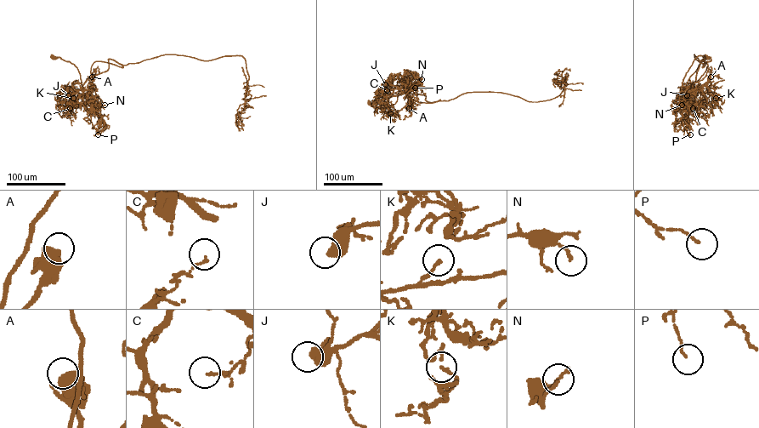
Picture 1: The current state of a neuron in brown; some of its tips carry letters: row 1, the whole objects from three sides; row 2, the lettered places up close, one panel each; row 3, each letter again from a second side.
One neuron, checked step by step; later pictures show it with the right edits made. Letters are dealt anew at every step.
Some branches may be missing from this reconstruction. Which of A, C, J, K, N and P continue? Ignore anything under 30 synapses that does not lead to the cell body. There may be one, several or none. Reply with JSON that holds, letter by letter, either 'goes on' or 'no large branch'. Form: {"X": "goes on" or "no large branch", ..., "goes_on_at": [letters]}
{"A": "goes on", "C": "no large branch", "J": "no large branch", "K": "no large branch", "N": "no large branch", "P": "no large branch", "goes_on_at": ["A"]}

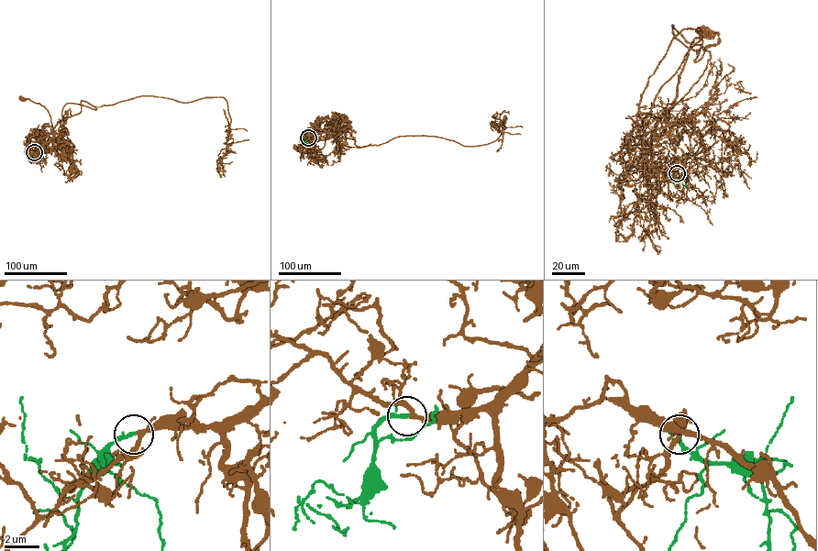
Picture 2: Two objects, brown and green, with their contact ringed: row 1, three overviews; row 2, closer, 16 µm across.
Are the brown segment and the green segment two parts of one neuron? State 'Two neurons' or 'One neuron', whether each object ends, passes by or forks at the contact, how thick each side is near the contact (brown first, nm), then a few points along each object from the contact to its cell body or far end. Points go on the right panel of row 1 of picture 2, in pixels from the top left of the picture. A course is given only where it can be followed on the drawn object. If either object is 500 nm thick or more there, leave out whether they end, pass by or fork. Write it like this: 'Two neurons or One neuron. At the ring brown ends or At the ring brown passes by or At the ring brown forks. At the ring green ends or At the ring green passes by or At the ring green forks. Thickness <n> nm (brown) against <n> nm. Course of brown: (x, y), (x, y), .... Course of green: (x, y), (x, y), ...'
One neuron. At the ring brown passes by. At the ring green ends. Thickness 240 nm (brown) against 240 nm. Course of brown: (677, 173), (652, 159), (652, 132), (702, 73), (711, 58), (704, 49), (718, 38), (717, 32), (705, 32). Course of green: (677, 173), (685, 178), (686, 186), (688, 182), (685, 181)

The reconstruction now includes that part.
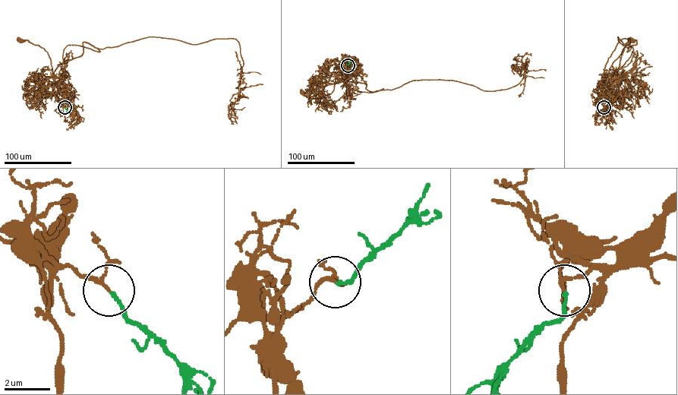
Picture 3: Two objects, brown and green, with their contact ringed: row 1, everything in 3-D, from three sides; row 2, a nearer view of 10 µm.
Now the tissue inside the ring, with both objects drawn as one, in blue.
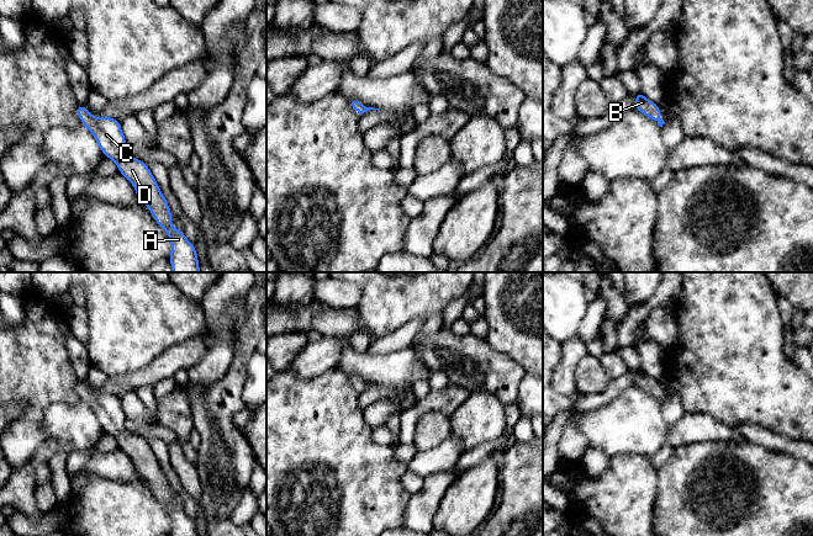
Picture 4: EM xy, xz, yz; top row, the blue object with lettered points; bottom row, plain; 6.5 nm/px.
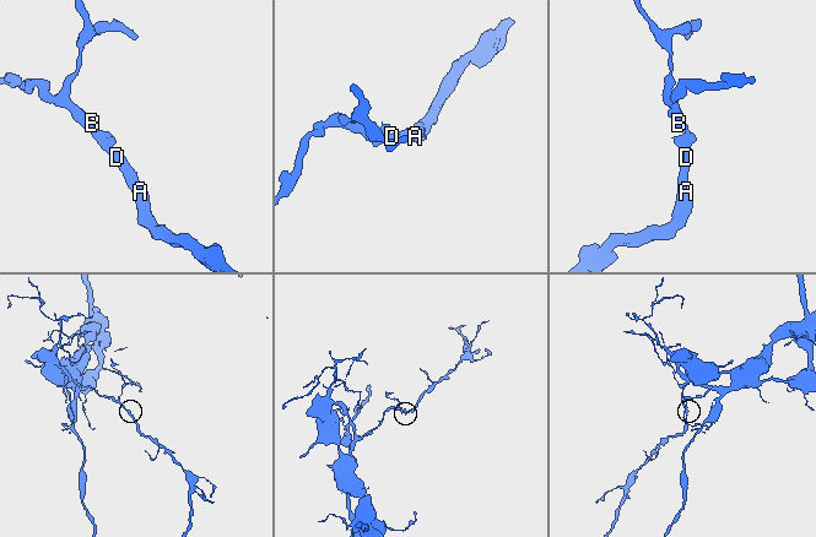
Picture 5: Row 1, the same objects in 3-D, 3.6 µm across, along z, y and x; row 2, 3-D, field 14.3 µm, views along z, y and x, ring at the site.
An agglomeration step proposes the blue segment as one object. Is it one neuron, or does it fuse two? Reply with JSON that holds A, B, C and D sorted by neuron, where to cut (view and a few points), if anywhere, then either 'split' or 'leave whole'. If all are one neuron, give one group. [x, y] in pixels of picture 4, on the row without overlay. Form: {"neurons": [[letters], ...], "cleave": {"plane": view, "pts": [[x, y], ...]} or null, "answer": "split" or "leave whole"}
{"neurons": [["A", "B", "C", "D"]], "cleave": null, "answer": "leave whole"}

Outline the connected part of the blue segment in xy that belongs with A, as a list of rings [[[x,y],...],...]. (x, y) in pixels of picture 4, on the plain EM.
[[[84,381],[76,383],[80,398],[90,405],[106,434],[112,435],[118,447],[133,461],[137,473],[147,481],[154,497],[168,509],[171,519],[169,536],[197,536],[196,525],[184,508],[171,503],[171,487],[148,441],[126,428],[126,415],[120,397],[94,393]]]

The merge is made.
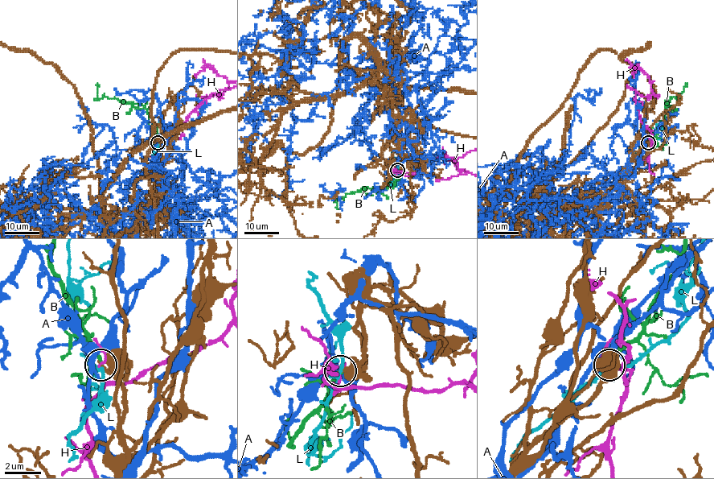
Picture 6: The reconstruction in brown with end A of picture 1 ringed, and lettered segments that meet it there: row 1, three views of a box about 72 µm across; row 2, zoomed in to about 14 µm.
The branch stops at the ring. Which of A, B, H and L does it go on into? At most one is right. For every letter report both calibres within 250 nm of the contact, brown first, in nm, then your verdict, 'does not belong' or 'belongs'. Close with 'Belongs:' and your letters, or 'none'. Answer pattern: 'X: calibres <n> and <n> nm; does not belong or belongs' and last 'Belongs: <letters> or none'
A: calibres 500 and 360 nm; does not belong
B: calibres 440 and 180 nm; belongs
H: calibres 440 and 110 nm; does not belong
L: calibres 440 and 140 nm; does not belong
Belongs: B

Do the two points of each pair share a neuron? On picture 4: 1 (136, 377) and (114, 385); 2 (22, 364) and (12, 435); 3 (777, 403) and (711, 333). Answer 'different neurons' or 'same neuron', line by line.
1: same neuron
2: same neuron
3: same neuron

